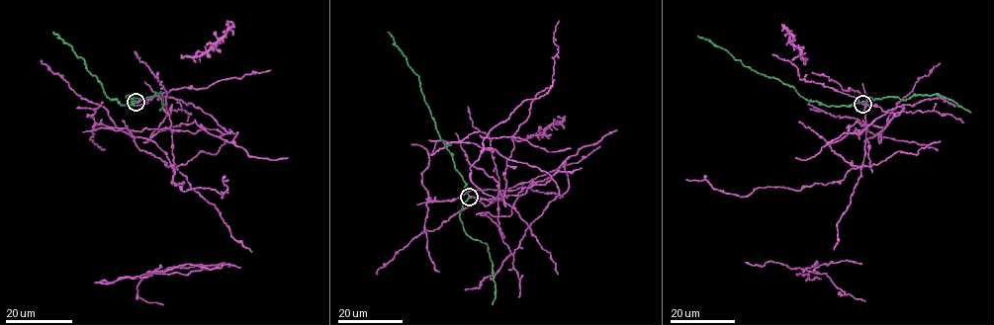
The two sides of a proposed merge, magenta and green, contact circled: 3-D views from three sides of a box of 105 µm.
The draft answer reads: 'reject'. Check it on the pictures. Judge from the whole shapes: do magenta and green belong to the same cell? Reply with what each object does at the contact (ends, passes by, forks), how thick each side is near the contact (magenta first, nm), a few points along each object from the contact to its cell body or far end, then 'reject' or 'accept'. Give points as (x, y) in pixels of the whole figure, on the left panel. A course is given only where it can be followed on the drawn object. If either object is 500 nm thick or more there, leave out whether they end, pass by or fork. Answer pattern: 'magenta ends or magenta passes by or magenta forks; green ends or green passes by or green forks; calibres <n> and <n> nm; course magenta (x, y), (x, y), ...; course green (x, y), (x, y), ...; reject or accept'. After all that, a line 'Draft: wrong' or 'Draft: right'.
magenta ends; green passes by; calibres 360 and 180 nm; course magenta (136, 102), (167, 93), (147, 140), (195, 121), (230, 142), (238, 132), (94, 129), (106, 149); course green (136, 102), (121, 105), (111, 100), (100, 82), (86, 69), (85, 60), (52, 32); reject
Draft: right

